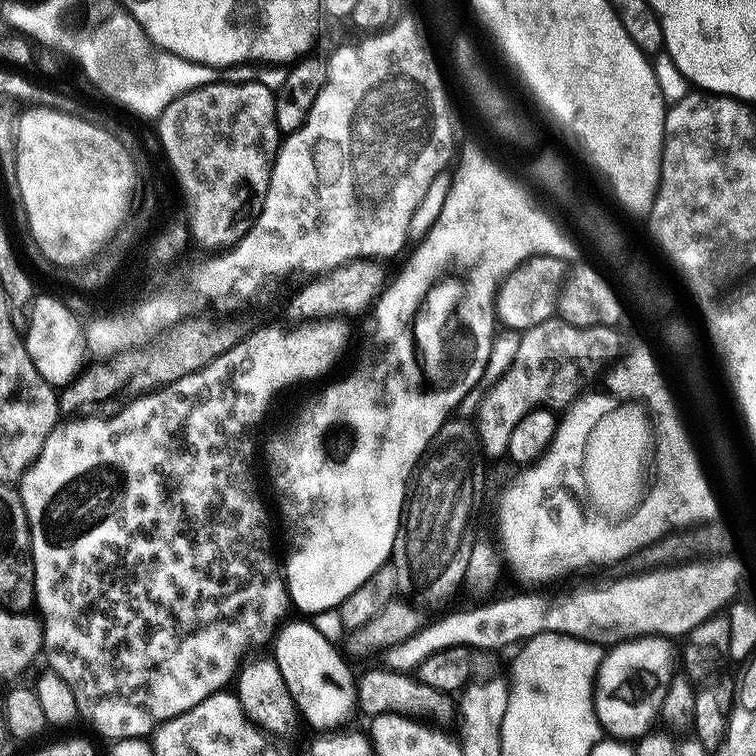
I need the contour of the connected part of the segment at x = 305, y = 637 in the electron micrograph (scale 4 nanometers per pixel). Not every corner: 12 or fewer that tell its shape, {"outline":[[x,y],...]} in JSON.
{"outline":[[309,619],[270,649],[299,719],[324,734],[358,708],[338,648]]}

